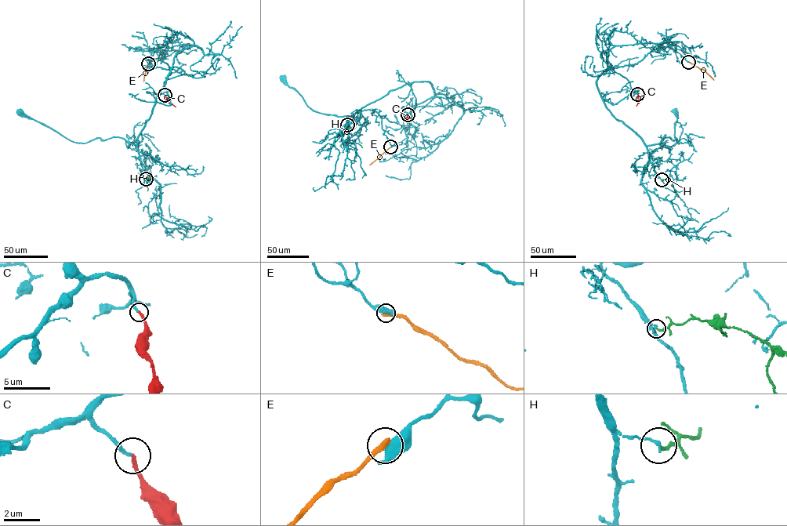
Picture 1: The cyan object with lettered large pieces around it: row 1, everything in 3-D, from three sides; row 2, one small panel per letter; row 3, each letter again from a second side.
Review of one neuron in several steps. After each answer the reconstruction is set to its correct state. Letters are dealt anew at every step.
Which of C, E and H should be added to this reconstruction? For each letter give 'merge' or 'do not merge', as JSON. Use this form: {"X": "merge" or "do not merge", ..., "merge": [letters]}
{"C": "merge", "E": "do not merge", "H": "do not merge", "merge": ["C"]}

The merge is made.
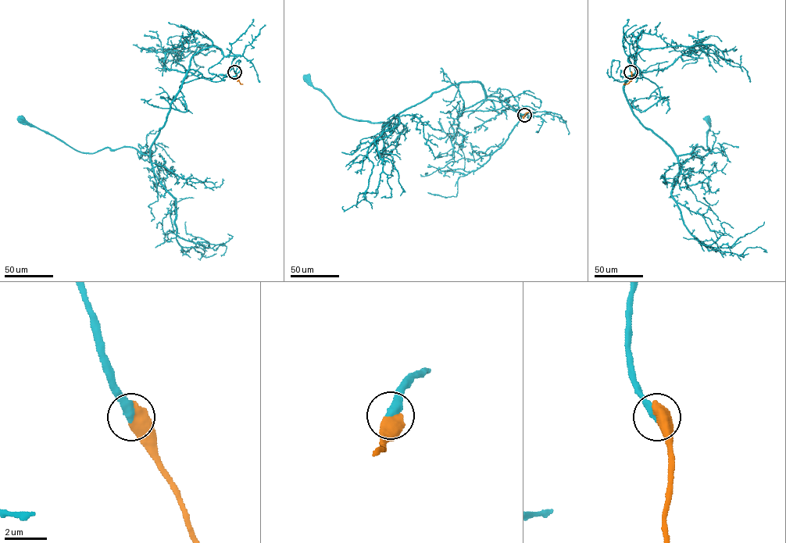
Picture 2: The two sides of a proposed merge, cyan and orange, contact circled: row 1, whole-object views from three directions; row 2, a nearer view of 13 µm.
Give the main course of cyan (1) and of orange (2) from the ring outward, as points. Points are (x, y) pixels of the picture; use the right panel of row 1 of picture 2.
1: (631, 72), (629, 56), (639, 47), (626, 98), (640, 122), (677, 155), (700, 146), (712, 153), (708, 119)
2: (631, 72), (631, 80), (623, 84)

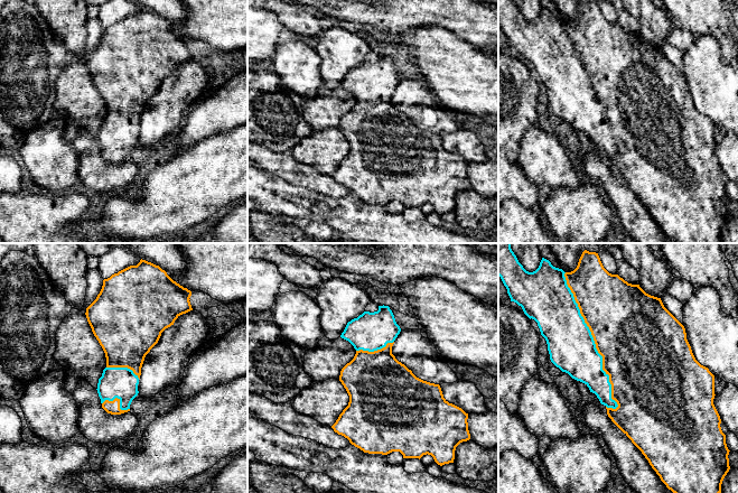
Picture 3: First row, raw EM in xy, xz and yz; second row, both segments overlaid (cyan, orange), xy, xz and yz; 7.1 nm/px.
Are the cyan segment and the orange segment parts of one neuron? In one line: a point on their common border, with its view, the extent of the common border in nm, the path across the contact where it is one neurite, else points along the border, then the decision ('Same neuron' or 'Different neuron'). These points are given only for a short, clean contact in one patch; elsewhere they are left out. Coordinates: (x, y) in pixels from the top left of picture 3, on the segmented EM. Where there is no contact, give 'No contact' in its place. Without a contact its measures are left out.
Touches cyan at yz (594, 341). Shared border 1050 nm. Same neuron

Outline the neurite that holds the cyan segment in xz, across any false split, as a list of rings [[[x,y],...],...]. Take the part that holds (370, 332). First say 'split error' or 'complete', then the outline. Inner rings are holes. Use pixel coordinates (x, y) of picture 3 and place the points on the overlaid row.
split error; [[[384,305],[379,306],[377,311],[364,311],[347,323],[340,337],[354,346],[356,354],[342,369],[339,381],[349,396],[349,402],[331,428],[364,453],[387,455],[392,452],[400,452],[403,458],[419,459],[428,454],[440,466],[454,463],[456,447],[470,439],[468,413],[449,403],[443,398],[439,384],[417,378],[411,370],[395,359],[392,354],[392,346],[400,332],[401,328],[396,324],[392,310]]]

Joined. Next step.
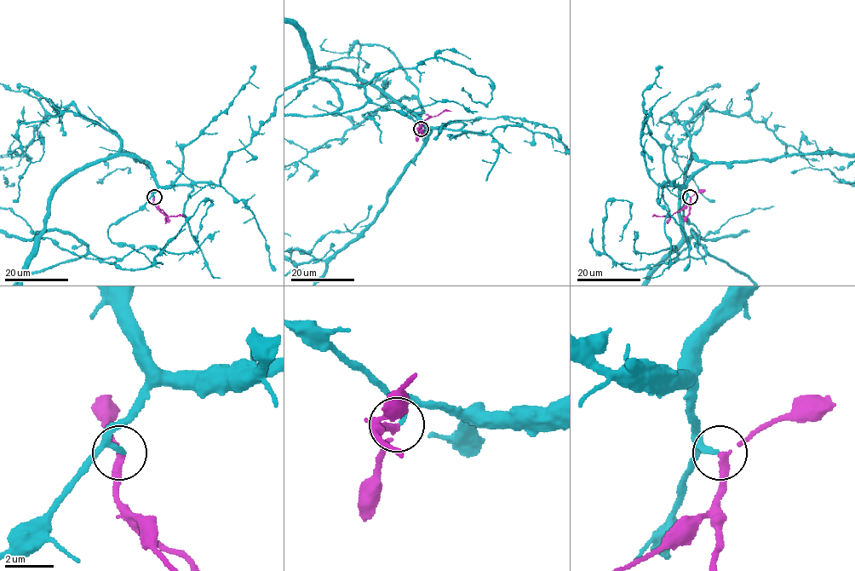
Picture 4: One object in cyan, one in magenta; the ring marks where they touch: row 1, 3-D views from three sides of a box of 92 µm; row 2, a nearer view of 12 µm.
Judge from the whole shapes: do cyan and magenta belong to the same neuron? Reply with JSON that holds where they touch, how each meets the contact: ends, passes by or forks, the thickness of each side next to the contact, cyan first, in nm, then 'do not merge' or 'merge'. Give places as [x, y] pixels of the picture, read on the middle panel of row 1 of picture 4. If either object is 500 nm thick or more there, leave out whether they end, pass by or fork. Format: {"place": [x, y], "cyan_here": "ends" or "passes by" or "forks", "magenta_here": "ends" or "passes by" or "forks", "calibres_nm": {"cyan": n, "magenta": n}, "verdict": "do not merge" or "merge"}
{"place": [421, 129], "cyan_here": "ends", "magenta_here": "passes by", "calibres_nm": {"cyan": 240, "magenta": 240}, "verdict": "merge"}

